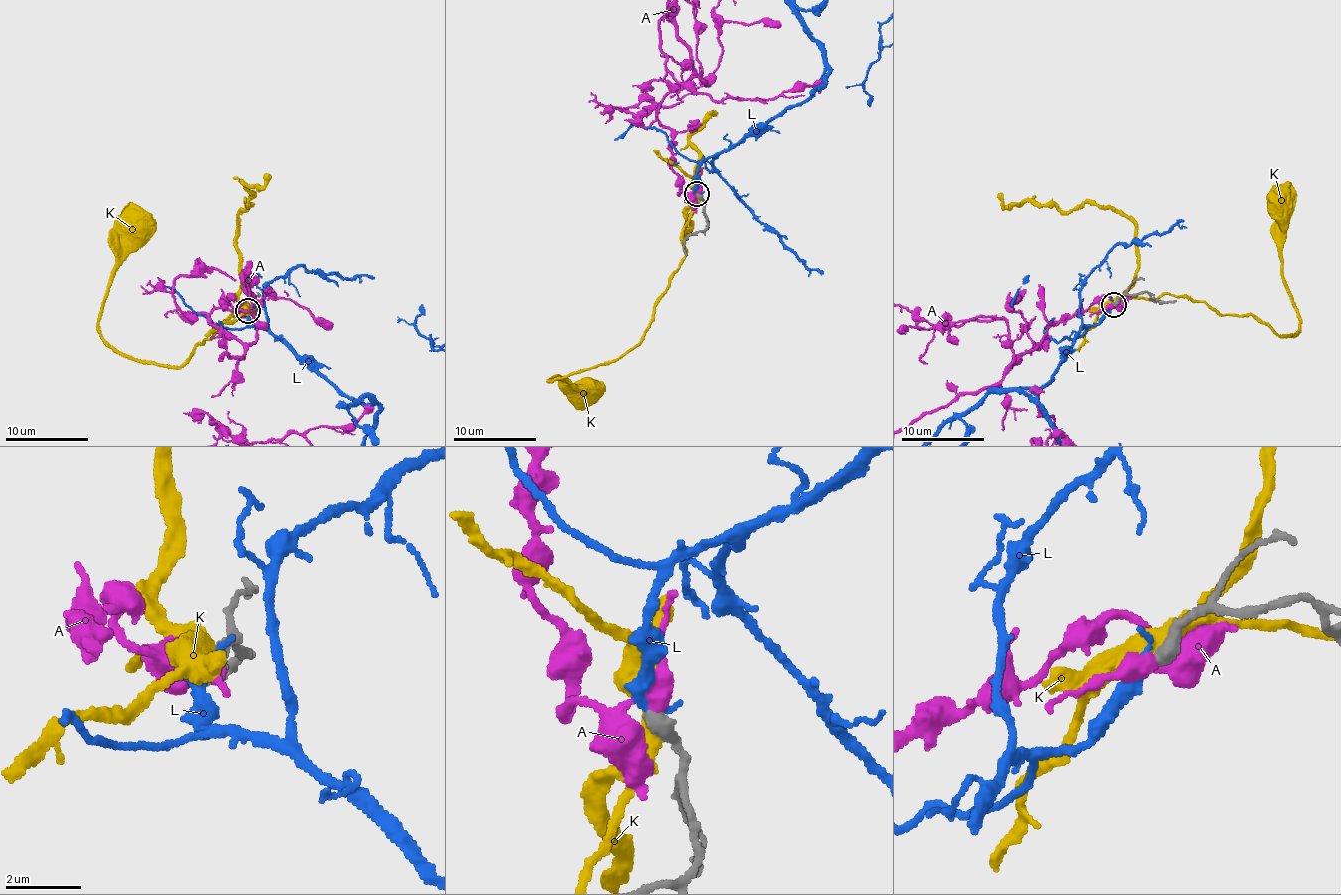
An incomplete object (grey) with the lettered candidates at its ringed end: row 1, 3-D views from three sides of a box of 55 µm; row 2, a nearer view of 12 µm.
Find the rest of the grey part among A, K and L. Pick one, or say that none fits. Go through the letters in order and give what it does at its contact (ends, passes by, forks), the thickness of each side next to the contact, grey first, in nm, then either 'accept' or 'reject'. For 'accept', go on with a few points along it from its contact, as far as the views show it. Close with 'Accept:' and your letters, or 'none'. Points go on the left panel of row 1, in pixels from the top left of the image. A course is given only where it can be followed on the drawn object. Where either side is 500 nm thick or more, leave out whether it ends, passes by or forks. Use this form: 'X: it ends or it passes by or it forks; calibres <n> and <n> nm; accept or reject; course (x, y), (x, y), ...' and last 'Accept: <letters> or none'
A: it passes by; calibres 480 and 400 nm; reject
K: calibres 500 and 400 nm; reject
L: it passes by; calibres 480 and 240 nm; accept
Accept: L

